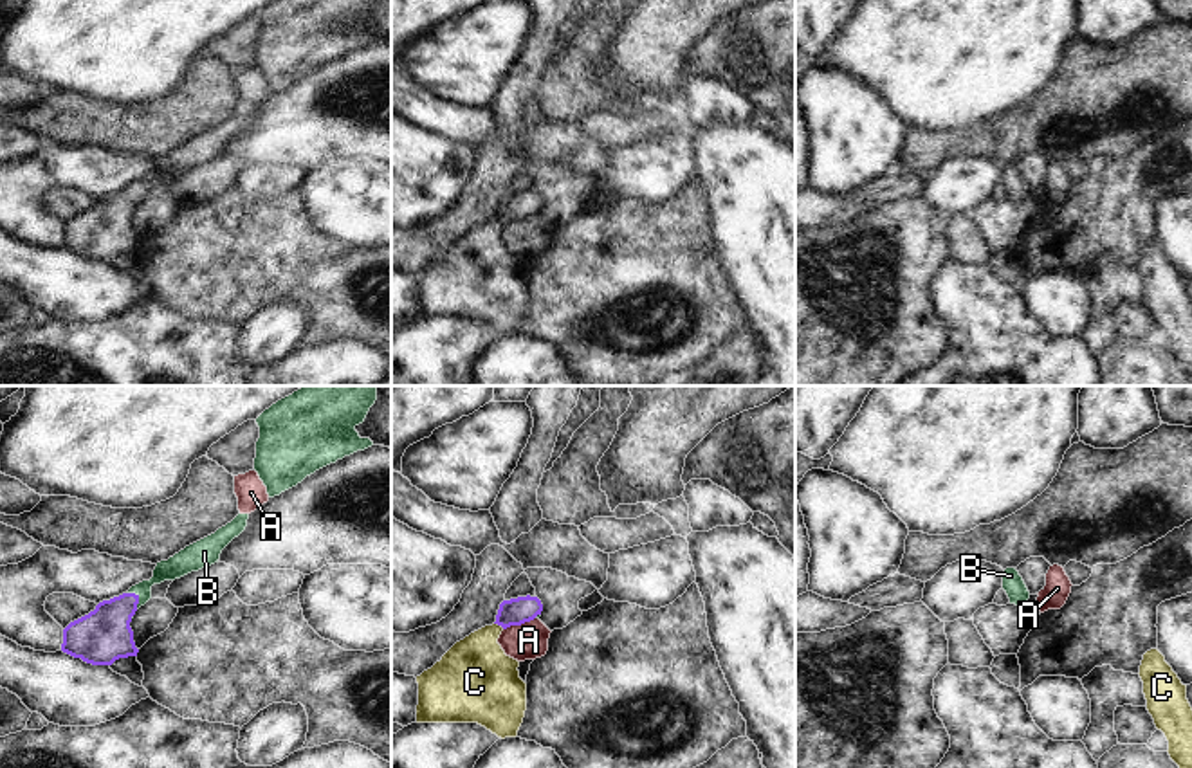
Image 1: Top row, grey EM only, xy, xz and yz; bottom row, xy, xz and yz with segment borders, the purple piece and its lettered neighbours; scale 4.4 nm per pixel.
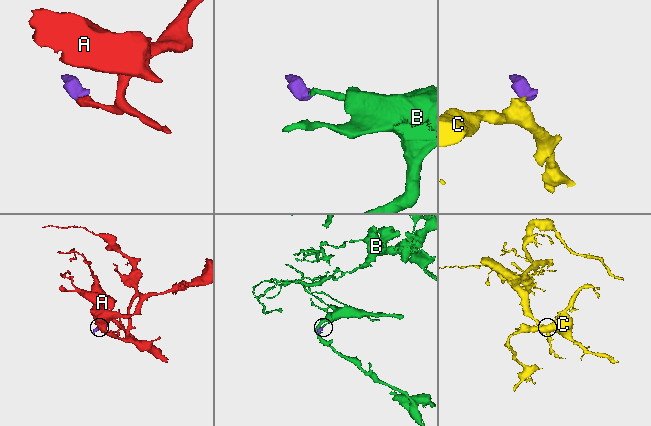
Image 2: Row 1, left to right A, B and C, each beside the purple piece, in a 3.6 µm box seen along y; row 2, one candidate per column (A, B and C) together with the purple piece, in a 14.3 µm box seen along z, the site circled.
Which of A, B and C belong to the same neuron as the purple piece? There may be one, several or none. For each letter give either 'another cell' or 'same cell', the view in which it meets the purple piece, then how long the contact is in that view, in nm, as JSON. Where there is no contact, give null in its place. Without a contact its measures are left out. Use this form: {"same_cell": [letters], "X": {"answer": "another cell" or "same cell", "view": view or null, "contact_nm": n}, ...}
{"same_cell": ["B"], "A": {"answer": "another cell", "view": "xz", "contact_nm": 160}, "B": {"answer": "same cell", "view": "xy", "contact_nm": 90}, "C": {"answer": "another cell", "view": "xz", "contact_nm": 50}}

